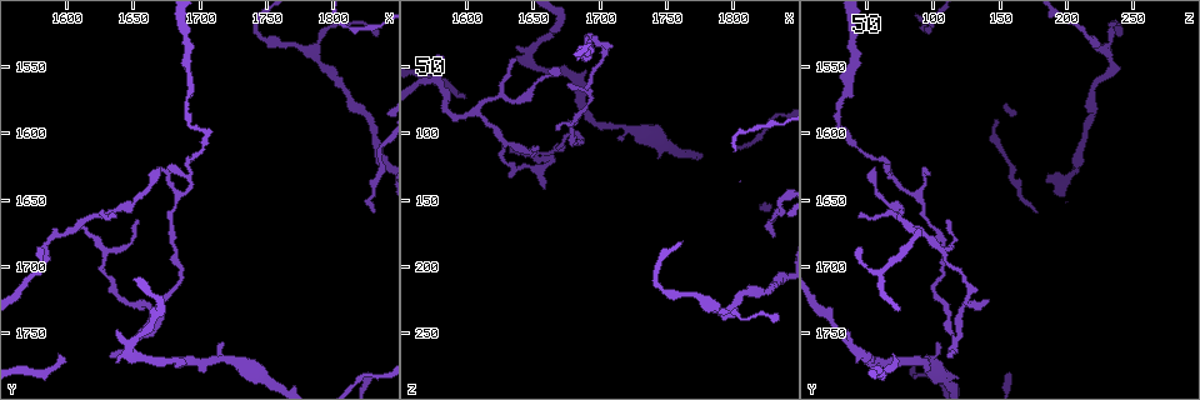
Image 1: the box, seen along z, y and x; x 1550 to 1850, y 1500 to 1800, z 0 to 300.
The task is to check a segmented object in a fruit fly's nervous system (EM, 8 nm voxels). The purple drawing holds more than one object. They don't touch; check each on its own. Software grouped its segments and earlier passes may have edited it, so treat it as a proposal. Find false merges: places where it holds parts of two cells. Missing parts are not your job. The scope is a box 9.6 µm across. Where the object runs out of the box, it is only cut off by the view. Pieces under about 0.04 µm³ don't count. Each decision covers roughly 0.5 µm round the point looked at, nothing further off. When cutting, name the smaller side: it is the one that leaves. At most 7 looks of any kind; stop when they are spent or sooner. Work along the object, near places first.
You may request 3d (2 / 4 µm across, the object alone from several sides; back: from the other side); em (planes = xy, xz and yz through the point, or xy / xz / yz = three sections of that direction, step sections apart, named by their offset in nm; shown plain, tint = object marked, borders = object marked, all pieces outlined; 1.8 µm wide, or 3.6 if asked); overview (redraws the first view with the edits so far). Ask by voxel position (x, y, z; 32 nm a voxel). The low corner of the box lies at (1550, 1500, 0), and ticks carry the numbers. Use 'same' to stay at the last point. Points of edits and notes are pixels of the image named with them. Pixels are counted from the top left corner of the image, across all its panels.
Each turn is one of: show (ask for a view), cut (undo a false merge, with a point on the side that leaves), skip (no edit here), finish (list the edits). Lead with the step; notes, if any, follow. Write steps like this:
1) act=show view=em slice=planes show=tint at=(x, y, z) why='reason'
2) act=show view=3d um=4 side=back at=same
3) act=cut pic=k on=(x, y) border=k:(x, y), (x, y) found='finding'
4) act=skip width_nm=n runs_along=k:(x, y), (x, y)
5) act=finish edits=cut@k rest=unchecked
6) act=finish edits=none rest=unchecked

act=show view=3d um=2 at=(1634, 1662, 76)

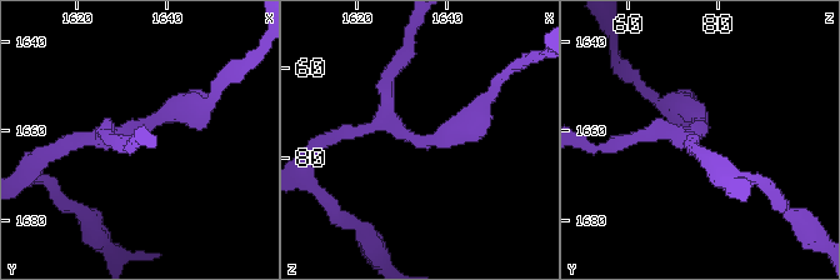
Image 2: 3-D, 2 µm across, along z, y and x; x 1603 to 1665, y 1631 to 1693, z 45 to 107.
act=show view=em slice=planes show=tint at=(1633, 1660, 76) why='now the EM'

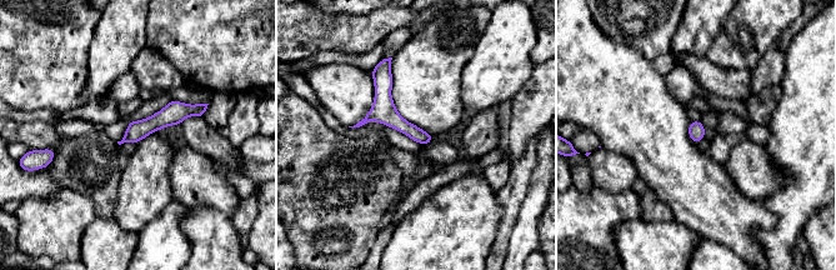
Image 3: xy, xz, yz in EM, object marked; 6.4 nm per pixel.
act=skip runs_along=3:(378, 70), (383, 105), (429, 139) found='continuous, no second cell'

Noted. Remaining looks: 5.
act=show view=3d um=4 side=back at=(1648, 1766, 44) why='abrupt turn'

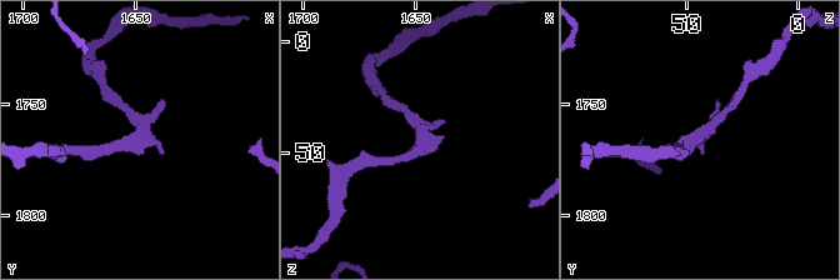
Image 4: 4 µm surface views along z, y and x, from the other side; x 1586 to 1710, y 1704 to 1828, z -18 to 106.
act=show view=em slice=planes show=plain at=(1646, 1767, 46)

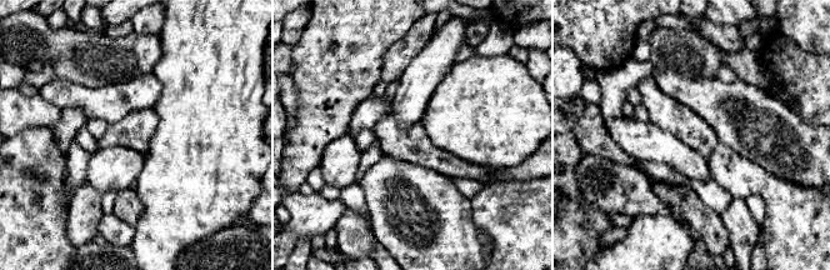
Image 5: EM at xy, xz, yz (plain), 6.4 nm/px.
act=show view=em slice=planes show=tint at=same why='where the object lies'

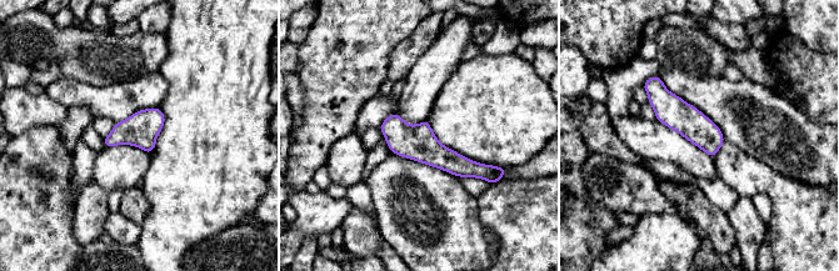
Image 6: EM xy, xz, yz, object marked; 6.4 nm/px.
act=skip runs_along=6:(384, 126), (404, 140), (484, 174) found='continuous, no second cell'

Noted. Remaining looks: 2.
act=show view=3d um=2 at=(1660, 1752, 114) why='sharp bend'

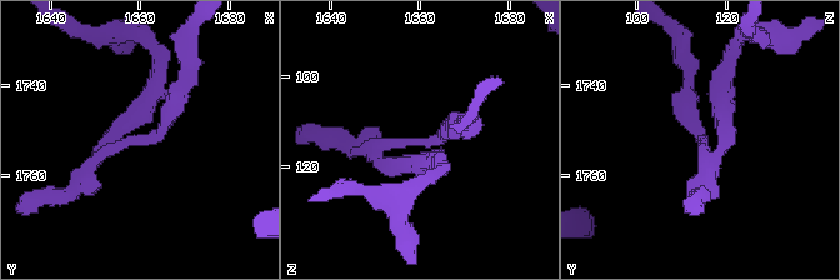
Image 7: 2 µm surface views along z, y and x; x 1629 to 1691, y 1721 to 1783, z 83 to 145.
act=show view=em um=3.6 slice=planes show=borders at=(1657, 1752, 115)

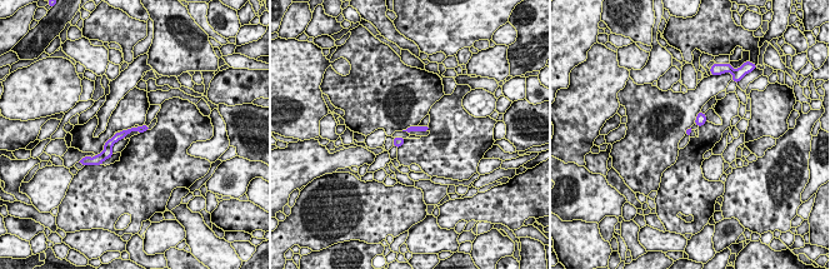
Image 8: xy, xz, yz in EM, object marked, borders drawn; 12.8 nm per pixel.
act=cut pic=8 on=(120, 135) border=8:(110, 147), (104, 149) found='two cells meet here'

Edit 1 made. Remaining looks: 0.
act=finish edits=cut@8 rest=unchecked

